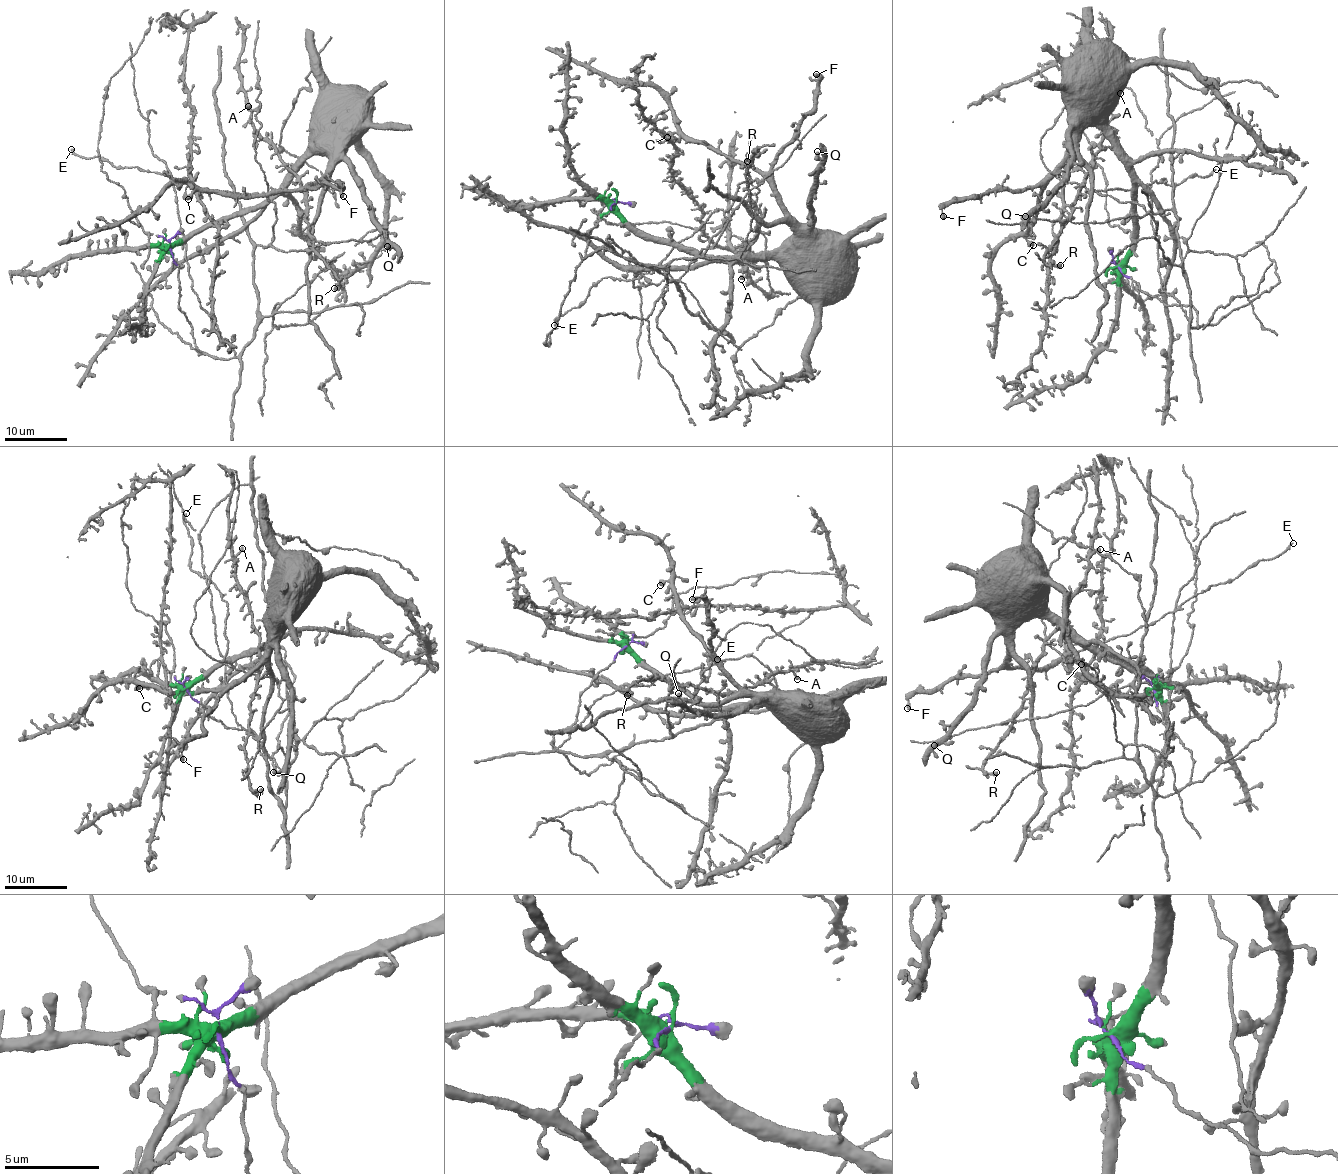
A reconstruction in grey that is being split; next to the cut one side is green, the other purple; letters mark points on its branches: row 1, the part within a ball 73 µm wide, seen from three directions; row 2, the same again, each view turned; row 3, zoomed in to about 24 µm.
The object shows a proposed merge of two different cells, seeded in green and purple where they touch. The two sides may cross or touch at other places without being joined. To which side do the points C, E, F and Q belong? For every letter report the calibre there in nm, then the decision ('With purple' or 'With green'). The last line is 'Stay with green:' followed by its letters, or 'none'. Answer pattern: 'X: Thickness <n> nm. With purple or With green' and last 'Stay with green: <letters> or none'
C: Thickness 500 nm. With green
E: Thickness 160 nm. With purple
F: Thickness 360 nm. With green
Q: Thickness 320 nm. With green
Stay with green: C, F, Q

